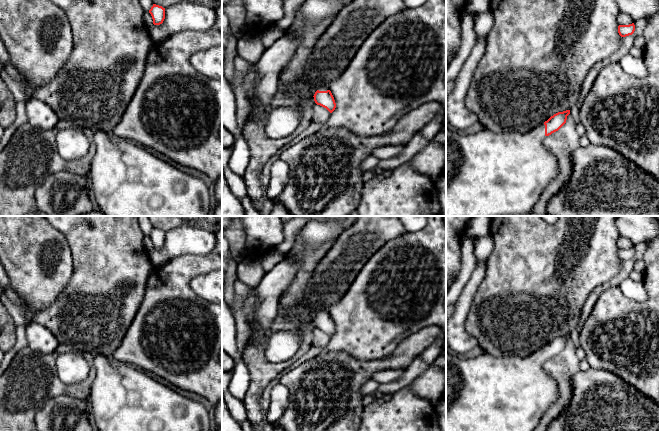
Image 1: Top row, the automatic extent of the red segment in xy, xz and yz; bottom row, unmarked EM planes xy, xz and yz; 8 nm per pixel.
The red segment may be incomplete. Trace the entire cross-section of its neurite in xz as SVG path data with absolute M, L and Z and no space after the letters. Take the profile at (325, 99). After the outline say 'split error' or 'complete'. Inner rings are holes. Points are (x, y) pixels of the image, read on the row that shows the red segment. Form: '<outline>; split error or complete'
M319 85L313 97L317 105L326 108L330 113L335 110L336 103L328 85Z; split error

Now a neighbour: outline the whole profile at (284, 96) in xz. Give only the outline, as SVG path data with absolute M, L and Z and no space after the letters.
M307 30L302 36L302 42L296 49L286 70L280 74L278 89L270 102L270 108L292 106L297 103L297 96L289 84L297 79L299 70L308 63L315 42L314 31Z

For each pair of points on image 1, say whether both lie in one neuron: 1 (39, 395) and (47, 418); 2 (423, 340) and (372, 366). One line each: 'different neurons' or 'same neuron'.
1: different neurons
2: same neuron

